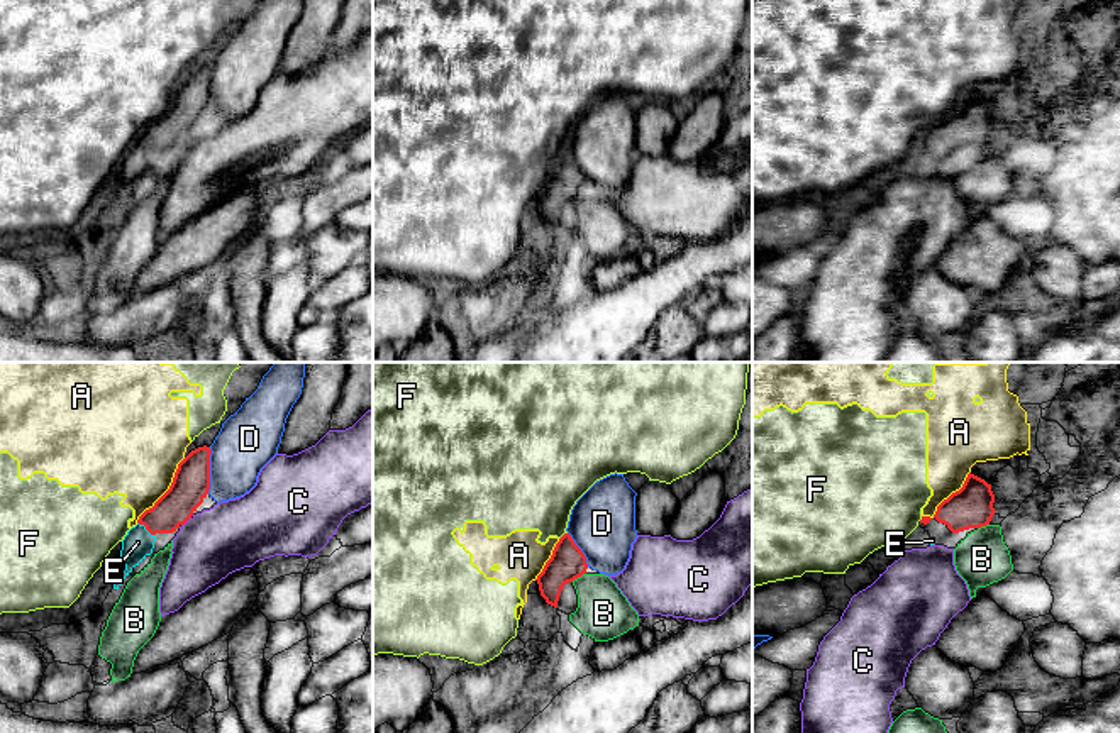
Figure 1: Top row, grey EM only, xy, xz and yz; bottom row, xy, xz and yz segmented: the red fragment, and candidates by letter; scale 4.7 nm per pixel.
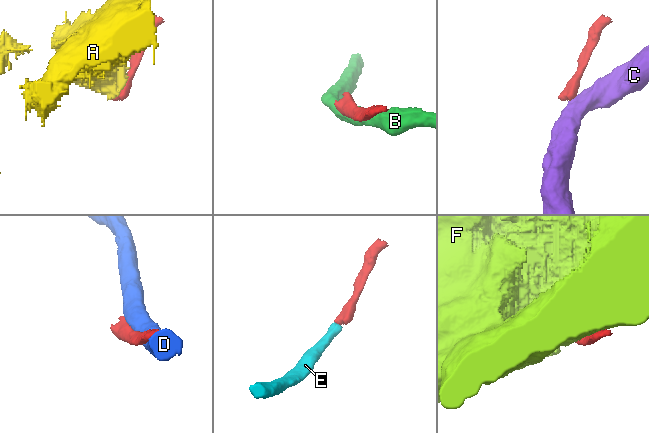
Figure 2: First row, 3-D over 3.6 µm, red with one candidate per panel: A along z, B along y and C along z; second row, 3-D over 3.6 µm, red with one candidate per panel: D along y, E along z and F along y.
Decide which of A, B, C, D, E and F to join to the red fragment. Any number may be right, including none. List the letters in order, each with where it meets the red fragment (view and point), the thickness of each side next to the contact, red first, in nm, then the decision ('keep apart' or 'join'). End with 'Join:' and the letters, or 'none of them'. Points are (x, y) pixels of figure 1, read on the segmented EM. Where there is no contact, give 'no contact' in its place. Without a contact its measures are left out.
A: contact xy (166, 491); calibres 180 and 420 nm; keep apart
B: contact xz (578, 576); calibres 170 and 260 nm; keep apart
C: contact xy (185, 522); calibres 180 and 320 nm; keep apart
D: contact xy (209, 471); calibres 180 and 280 nm; keep apart
E: contact xy (146, 529); calibres 170 and 140 nm; join
F: contact xz (563, 535); calibres 170 and 380 nm; keep apart
Join: E

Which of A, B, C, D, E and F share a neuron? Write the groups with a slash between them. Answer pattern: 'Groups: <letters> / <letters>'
Groups: A F / B C / D / E

